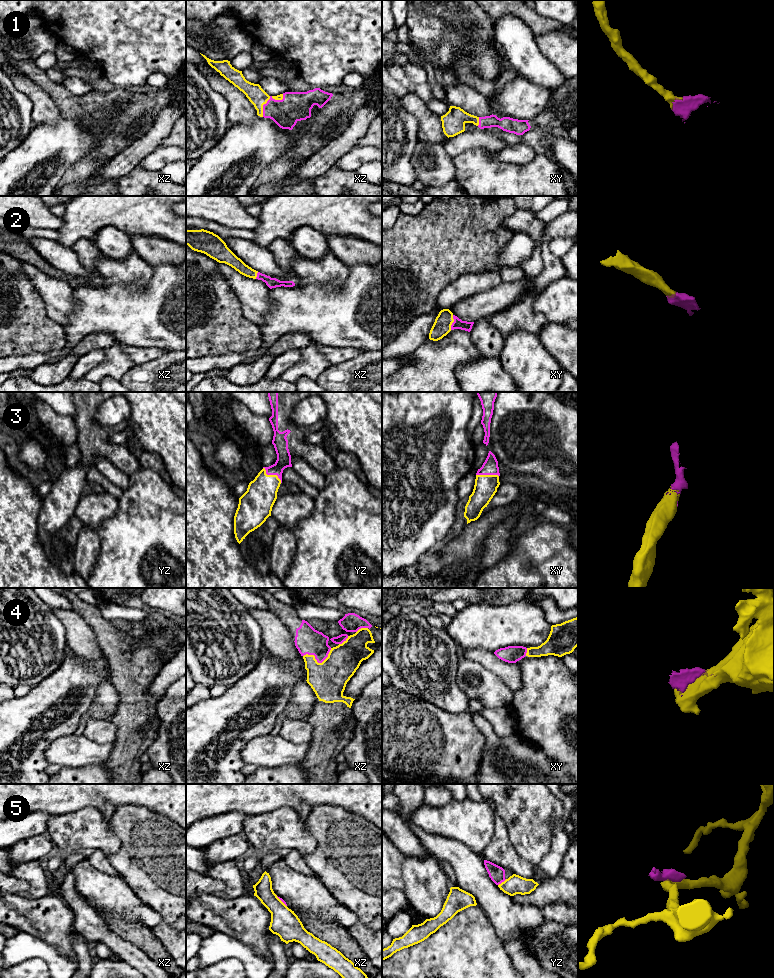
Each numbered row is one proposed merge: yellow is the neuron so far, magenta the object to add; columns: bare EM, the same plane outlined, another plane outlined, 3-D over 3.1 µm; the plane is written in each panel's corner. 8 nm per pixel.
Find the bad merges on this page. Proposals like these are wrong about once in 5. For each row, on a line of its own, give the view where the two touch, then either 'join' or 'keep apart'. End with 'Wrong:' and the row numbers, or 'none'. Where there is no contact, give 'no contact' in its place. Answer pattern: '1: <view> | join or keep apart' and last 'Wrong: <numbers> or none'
1: xz | join
2: xy | join
3: yz | join
4: xz | join
5: yz | keep apart
Wrong: 5

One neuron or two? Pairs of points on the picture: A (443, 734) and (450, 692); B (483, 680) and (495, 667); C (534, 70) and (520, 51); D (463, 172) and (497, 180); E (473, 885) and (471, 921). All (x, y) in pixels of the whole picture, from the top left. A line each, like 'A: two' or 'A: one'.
A: two
B: two
C: one
D: one
E: two

